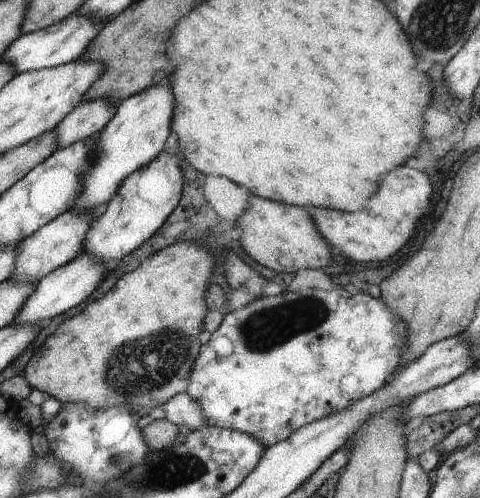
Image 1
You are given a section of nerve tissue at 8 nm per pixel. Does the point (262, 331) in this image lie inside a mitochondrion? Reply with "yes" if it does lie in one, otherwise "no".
yes

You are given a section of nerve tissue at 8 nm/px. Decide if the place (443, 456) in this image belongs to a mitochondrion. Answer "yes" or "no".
no

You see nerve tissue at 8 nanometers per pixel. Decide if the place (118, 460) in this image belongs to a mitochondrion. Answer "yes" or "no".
yes

